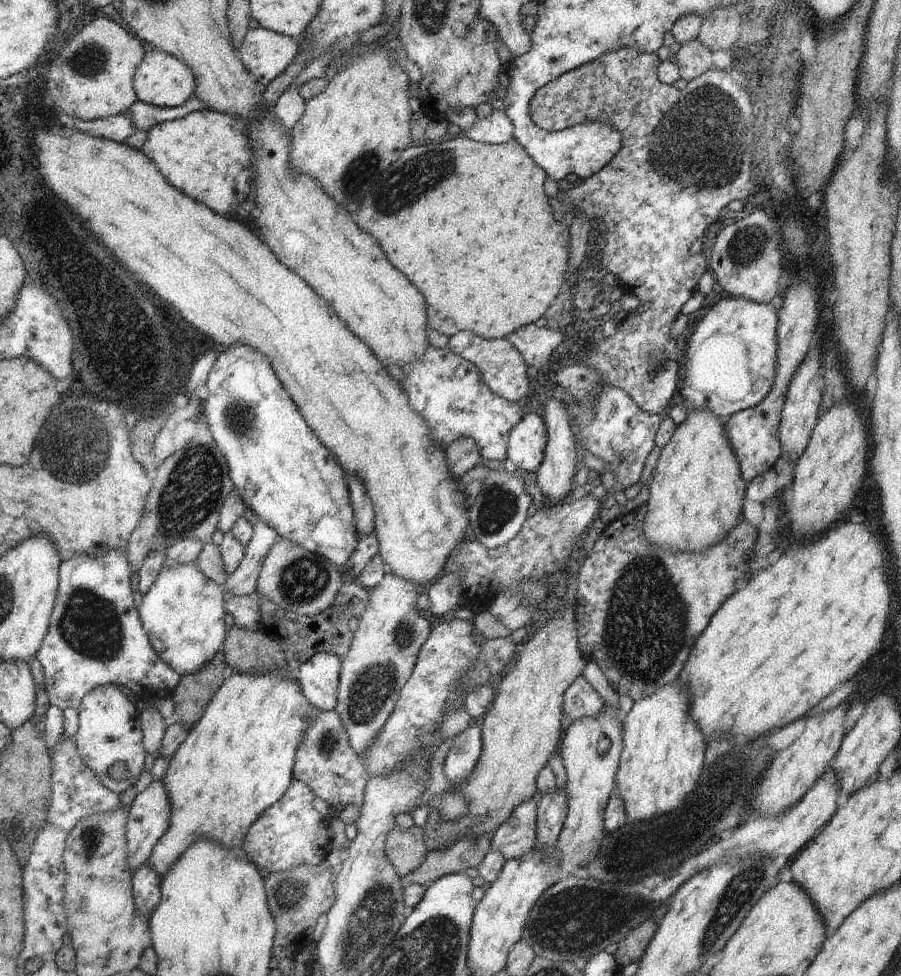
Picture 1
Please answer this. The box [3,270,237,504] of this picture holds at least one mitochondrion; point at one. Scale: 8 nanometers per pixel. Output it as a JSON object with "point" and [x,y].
{"point":[75,449]}

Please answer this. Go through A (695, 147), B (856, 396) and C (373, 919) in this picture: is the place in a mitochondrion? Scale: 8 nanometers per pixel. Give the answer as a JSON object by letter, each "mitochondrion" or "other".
{"A":"mitochondrion","B":"other","C":"mitochondrion"}

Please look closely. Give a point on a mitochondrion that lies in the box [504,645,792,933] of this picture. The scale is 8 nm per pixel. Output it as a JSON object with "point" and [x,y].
{"point":[664,837]}

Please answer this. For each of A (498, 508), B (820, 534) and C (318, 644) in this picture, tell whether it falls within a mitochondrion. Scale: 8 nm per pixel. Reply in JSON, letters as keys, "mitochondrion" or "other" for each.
{"A":"mitochondrion","B":"other","C":"other"}

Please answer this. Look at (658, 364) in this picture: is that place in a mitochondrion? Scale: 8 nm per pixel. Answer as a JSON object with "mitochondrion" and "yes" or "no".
{"mitochondrion":"yes"}

